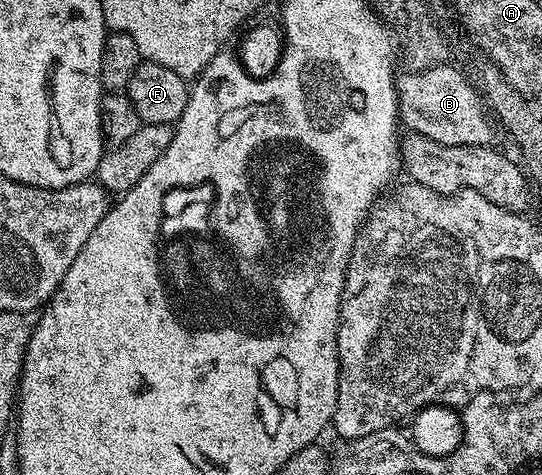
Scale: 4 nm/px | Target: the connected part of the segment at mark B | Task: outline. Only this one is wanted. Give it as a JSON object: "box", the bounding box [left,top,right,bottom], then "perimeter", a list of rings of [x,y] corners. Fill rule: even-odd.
{"box":[397,64,495,146],"perimeter":[[[444,64],[441,66],[434,66],[428,70],[403,72],[398,75],[397,89],[399,91],[399,121],[408,131],[410,131],[410,133],[420,134],[429,140],[437,140],[437,144],[449,144],[450,146],[491,146],[492,143],[494,143],[493,140],[495,138],[495,130],[491,127],[491,120],[493,124],[492,115],[489,113],[488,107],[484,104],[484,101],[481,99],[476,87],[469,81],[468,75],[466,78],[457,67],[451,65],[452,64]]]}

